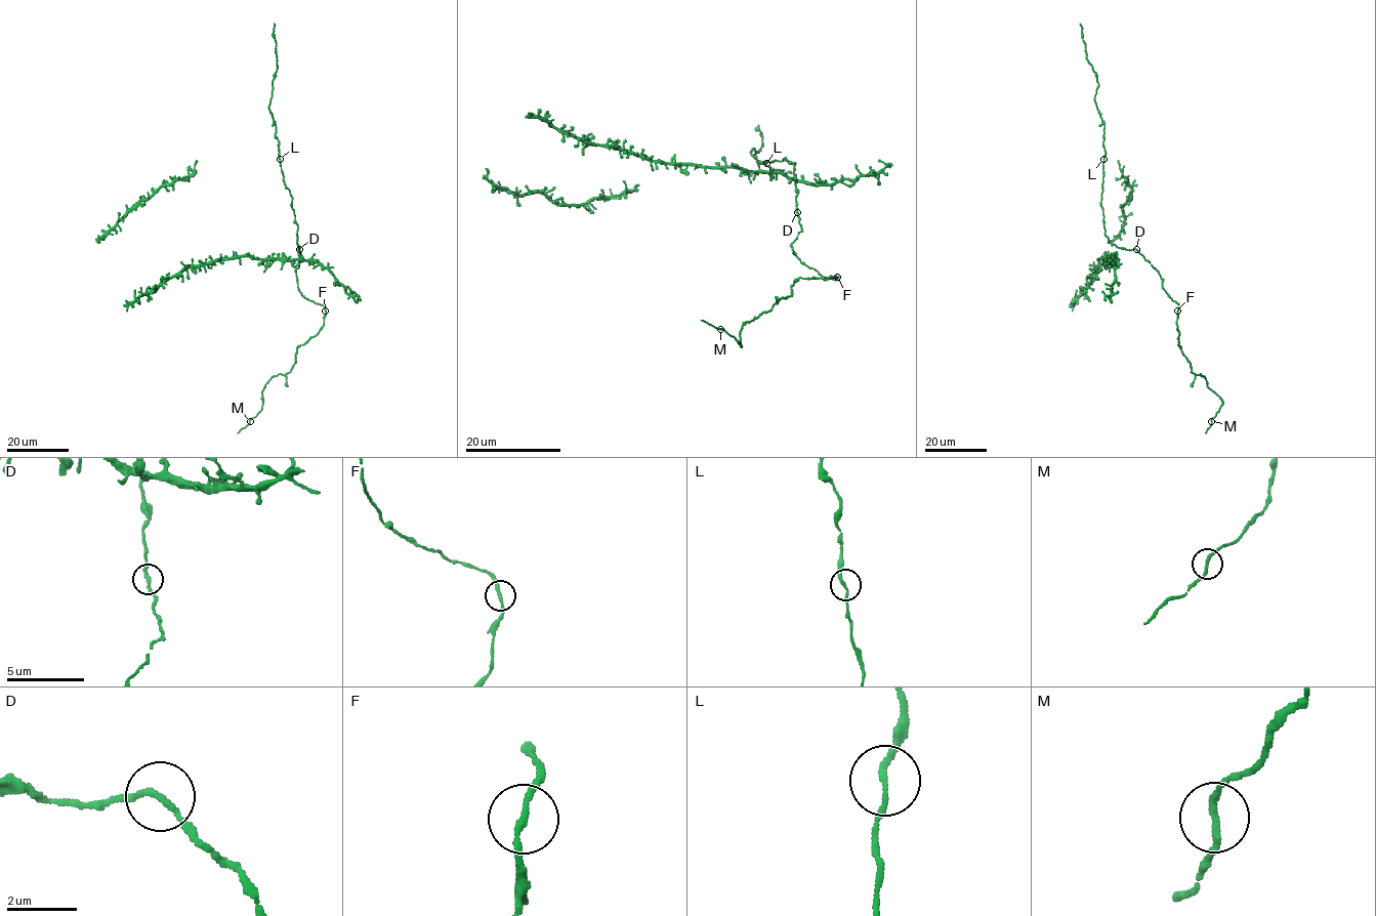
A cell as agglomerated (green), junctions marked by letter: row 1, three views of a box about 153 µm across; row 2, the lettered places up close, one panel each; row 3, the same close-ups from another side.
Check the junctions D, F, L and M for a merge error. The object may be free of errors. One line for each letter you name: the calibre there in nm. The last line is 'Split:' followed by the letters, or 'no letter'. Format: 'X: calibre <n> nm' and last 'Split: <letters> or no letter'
Split: no letter

